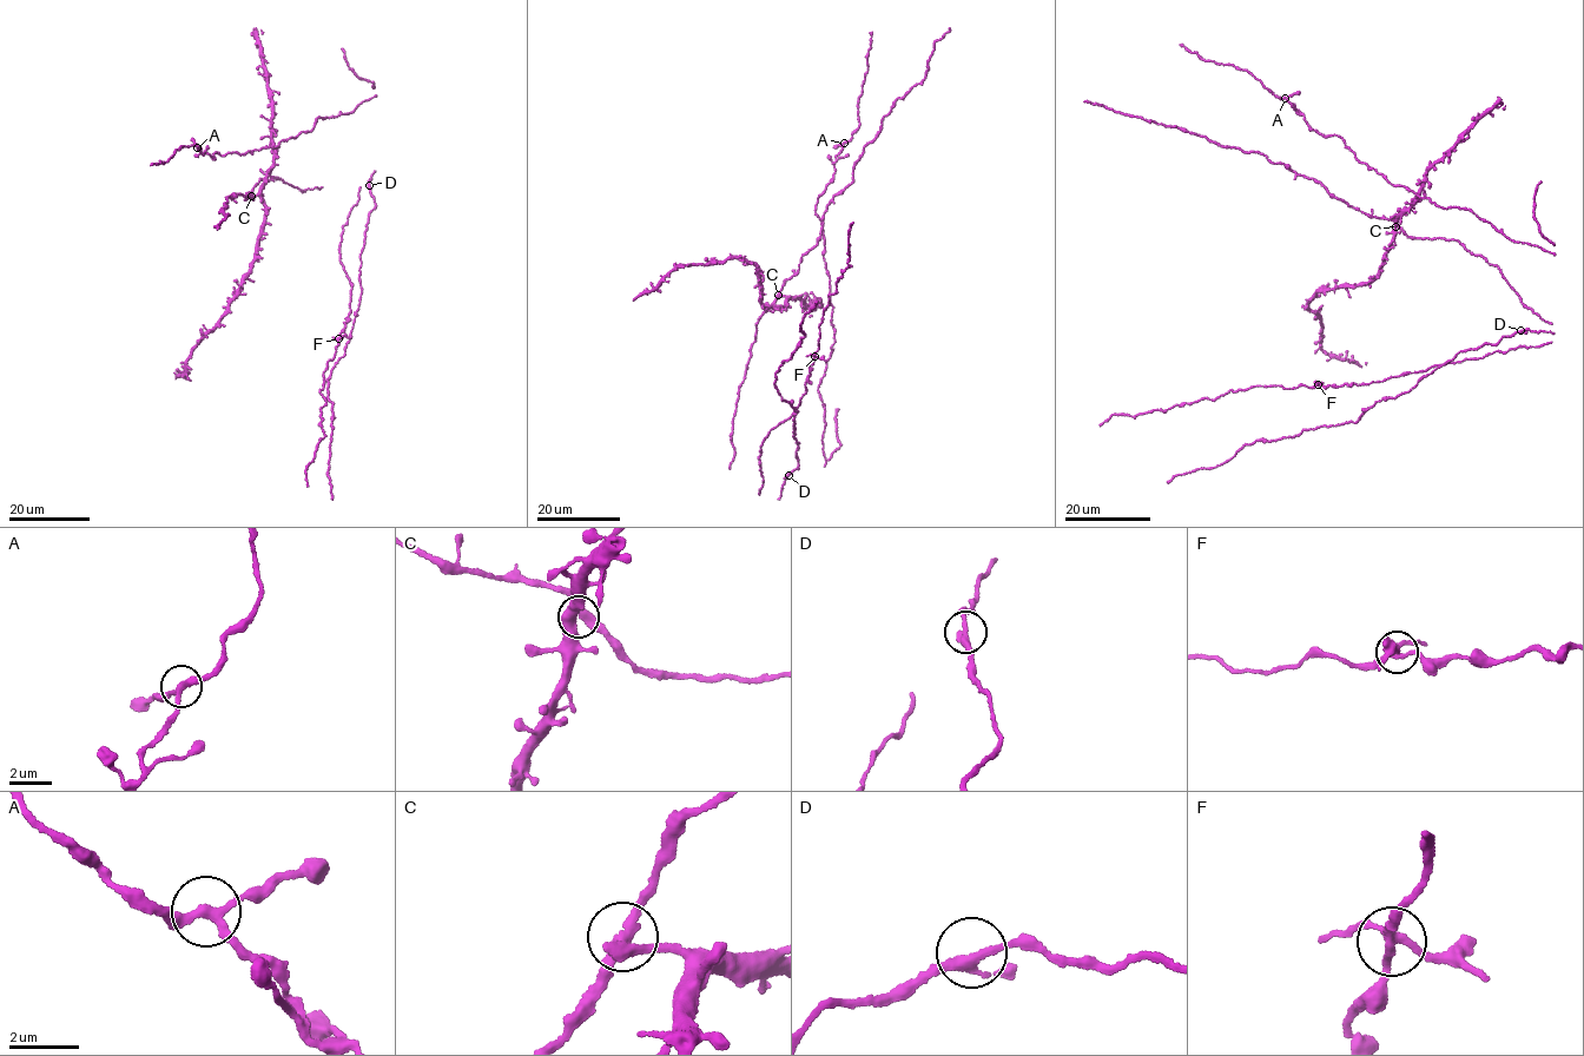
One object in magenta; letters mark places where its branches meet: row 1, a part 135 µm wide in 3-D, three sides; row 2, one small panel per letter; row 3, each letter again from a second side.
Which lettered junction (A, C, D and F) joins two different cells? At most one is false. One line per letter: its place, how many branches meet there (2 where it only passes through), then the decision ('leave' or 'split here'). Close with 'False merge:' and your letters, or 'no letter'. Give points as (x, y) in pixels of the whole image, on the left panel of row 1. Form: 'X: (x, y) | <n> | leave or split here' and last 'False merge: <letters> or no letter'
A: (197, 147) | 3 | leave
C: (251, 196) | 4 | leave
D: (369, 185) | 3 | leave
F: (338, 338) | 4 | split here
False merge: F

